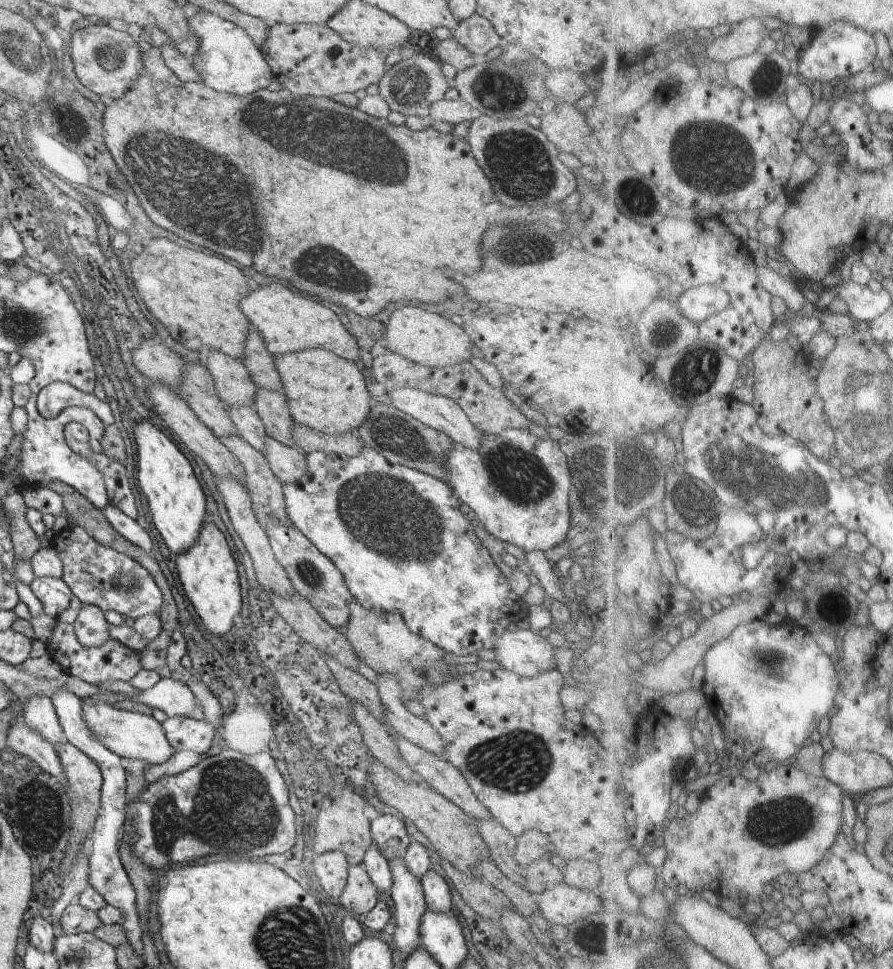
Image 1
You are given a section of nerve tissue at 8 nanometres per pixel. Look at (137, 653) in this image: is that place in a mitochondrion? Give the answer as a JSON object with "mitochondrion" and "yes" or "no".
{"mitochondrion":"no"}

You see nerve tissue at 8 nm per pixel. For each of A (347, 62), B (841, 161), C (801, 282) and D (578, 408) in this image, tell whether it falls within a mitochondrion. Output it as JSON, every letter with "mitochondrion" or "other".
{"A":"other","B":"other","C":"other","D":"other"}

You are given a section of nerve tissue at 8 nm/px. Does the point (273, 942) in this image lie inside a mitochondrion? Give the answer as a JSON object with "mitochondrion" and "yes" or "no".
{"mitochondrion":"yes"}

